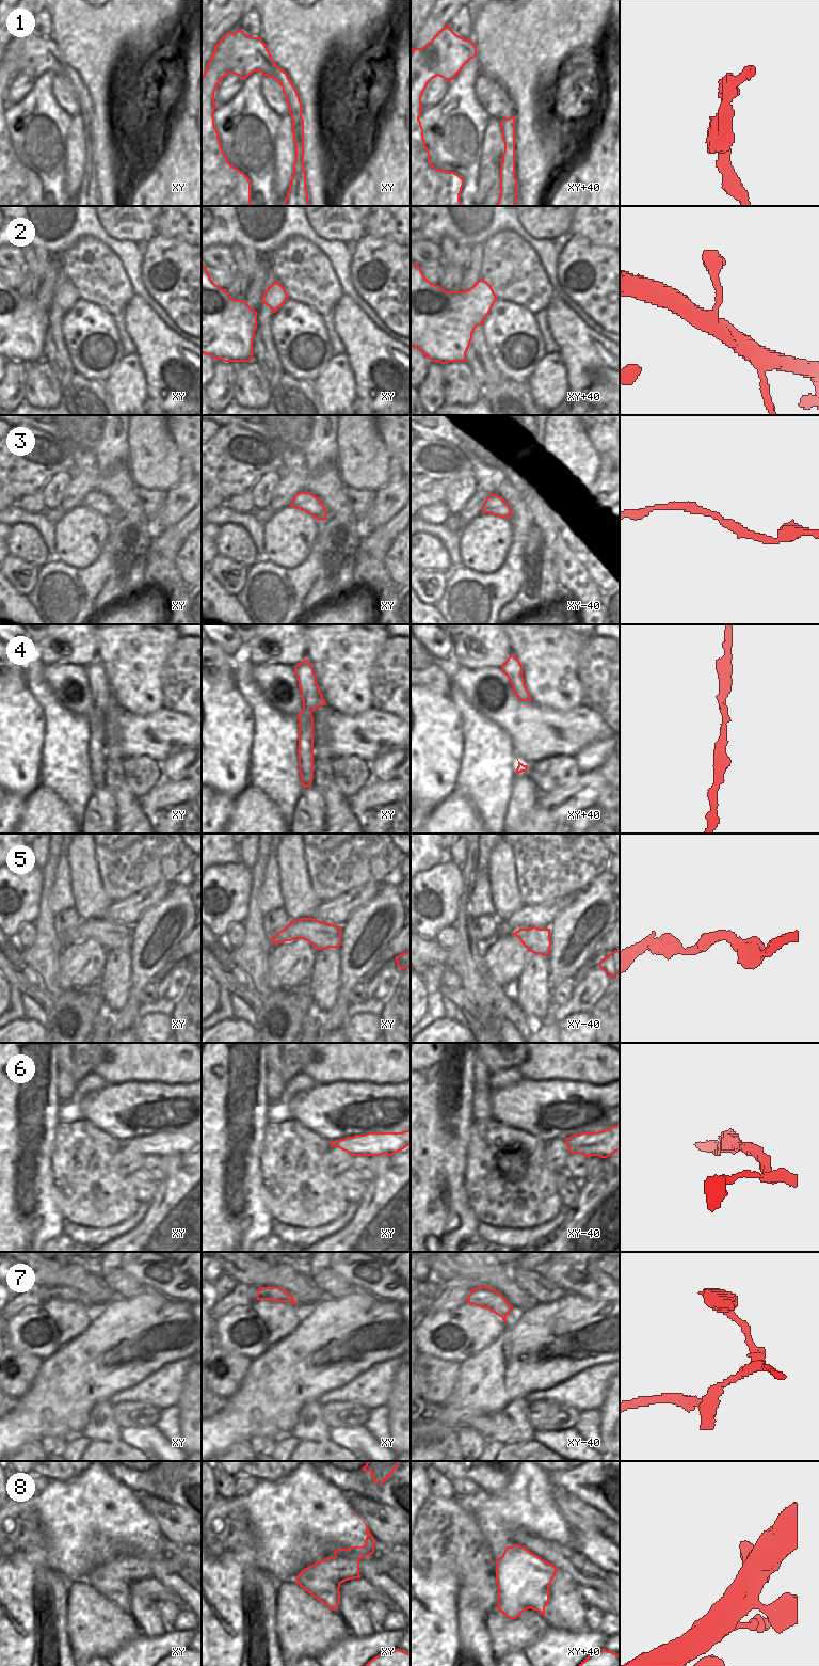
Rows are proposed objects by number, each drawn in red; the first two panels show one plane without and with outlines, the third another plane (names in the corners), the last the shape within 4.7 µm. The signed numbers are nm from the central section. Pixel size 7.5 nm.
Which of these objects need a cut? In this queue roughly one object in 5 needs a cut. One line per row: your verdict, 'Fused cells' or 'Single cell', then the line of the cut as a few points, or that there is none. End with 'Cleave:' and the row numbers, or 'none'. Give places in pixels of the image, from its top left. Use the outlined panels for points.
1: Single cell. No split
2: Single cell. No split
3: Single cell. No split
4: Single cell. No split
5: Single cell. No split
6: Single cell. No split
7: Single cell. No split
8: Single cell. No split
Cleave: none

